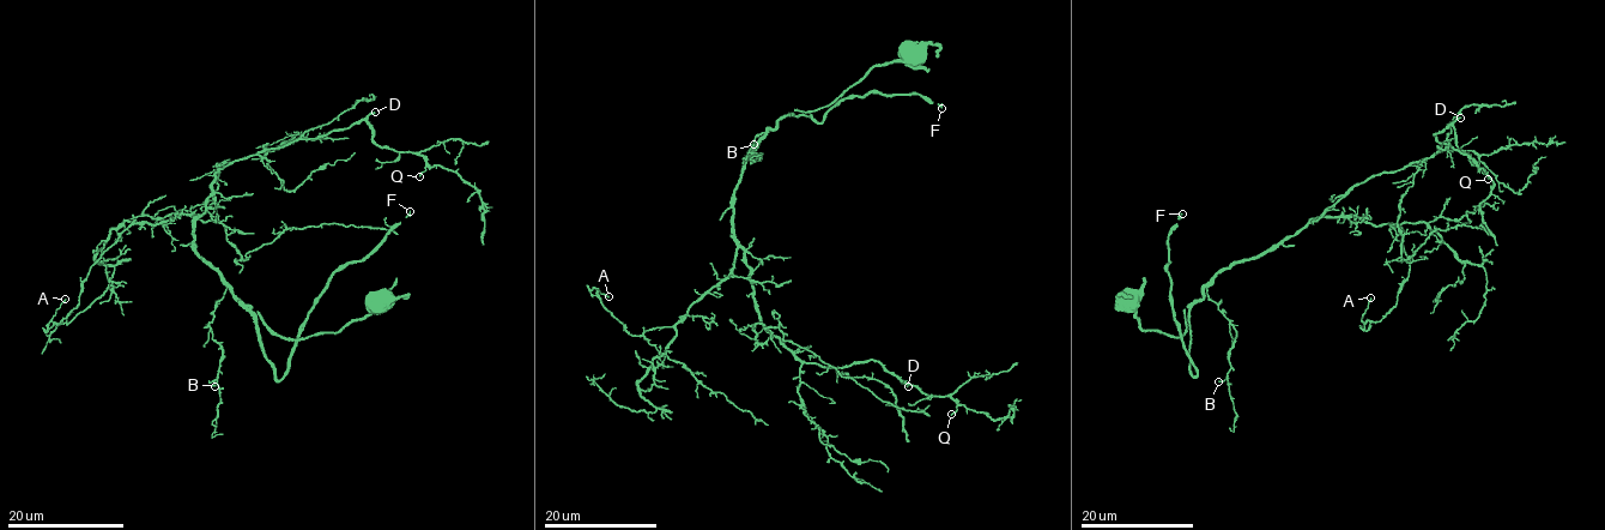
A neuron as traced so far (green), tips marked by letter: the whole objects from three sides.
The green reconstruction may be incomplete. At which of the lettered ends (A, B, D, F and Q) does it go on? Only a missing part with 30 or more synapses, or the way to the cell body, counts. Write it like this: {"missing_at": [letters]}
{"missing_at": ["D", "F"]}

